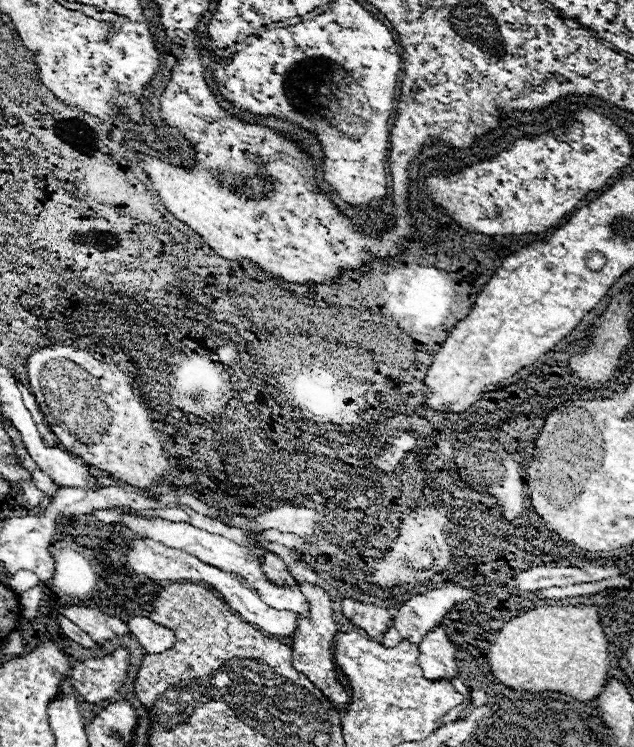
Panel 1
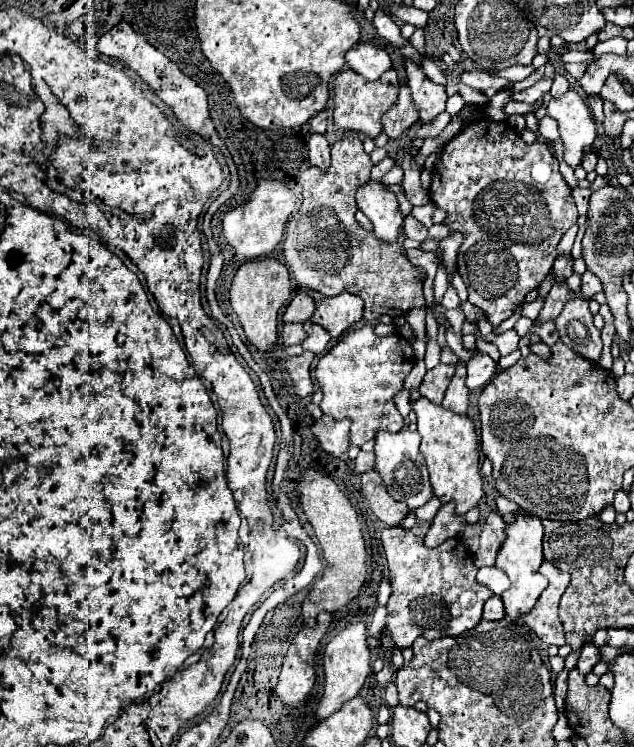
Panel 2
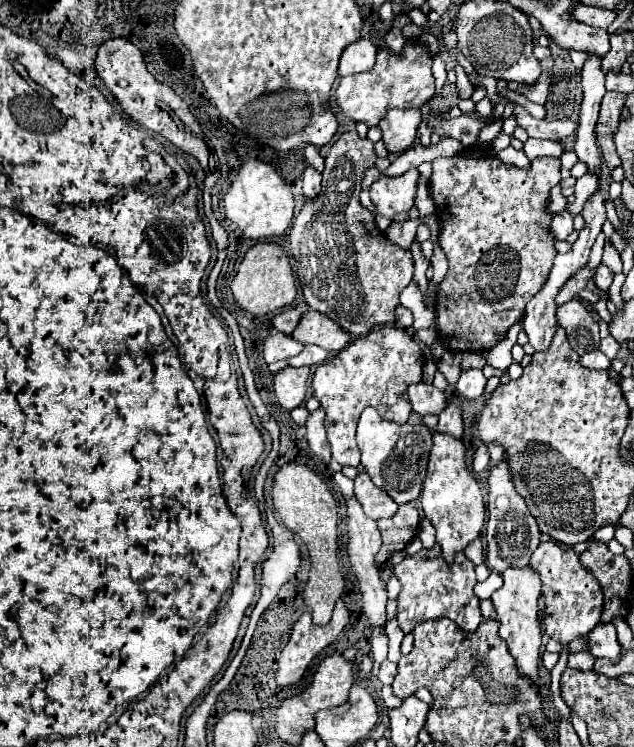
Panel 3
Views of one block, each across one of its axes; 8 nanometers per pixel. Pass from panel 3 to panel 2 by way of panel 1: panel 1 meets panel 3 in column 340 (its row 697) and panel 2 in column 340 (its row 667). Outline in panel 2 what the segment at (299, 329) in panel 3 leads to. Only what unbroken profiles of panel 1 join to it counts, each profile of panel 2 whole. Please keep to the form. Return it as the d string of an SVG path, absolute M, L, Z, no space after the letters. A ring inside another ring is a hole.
M338 294L324 298L316 306L310 320L322 324L332 338L340 338L350 326L362 320L362 308L364 308L362 298L356 298L354 294Z

